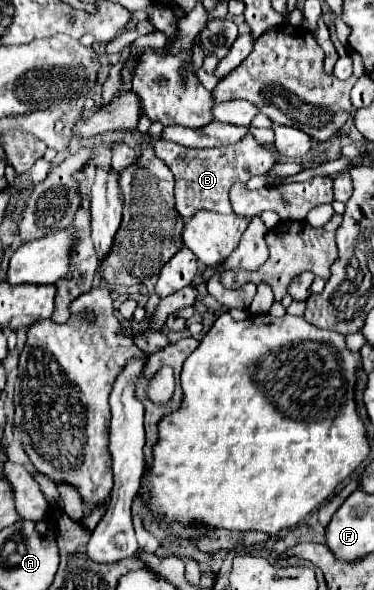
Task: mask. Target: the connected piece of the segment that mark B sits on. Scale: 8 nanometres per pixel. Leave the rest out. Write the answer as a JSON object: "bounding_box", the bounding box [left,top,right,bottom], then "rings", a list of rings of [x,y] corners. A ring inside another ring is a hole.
{"bounding_box":[155,136,273,218],"rings":[[[253,136],[245,138],[237,146],[221,146],[221,148],[185,148],[173,144],[169,140],[157,140],[155,154],[165,162],[165,166],[175,176],[174,197],[177,212],[183,218],[193,218],[199,210],[213,210],[219,214],[231,214],[229,204],[229,188],[239,178],[251,178],[255,174],[265,174],[273,166],[273,154],[269,148],[255,142]]]}

